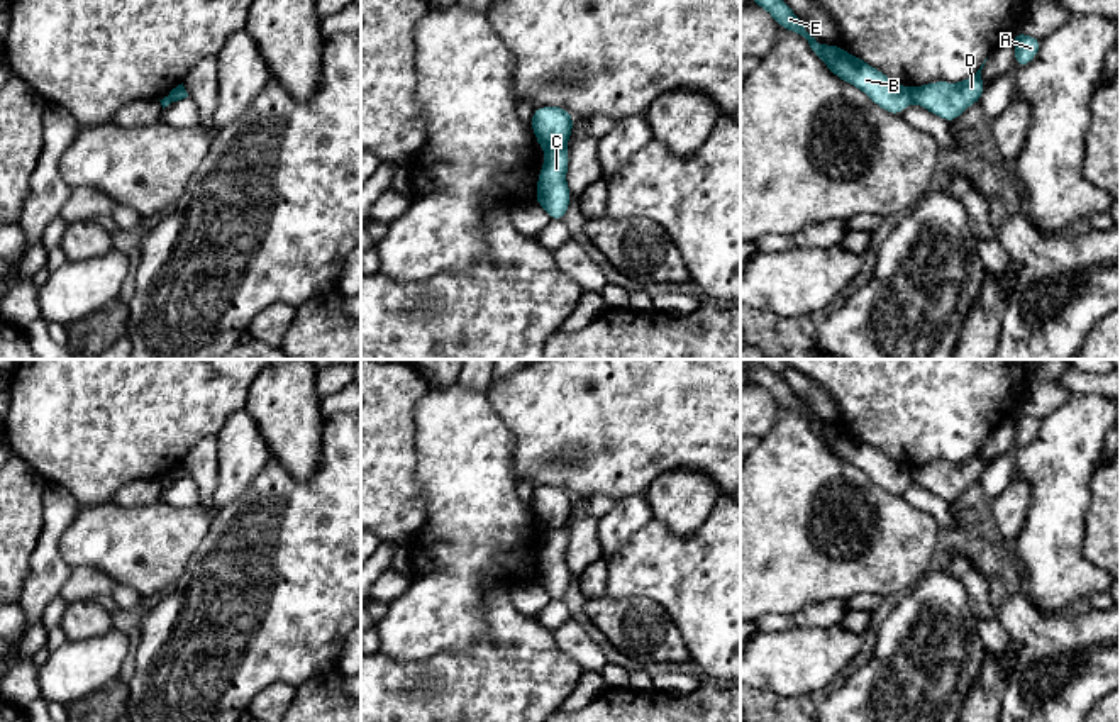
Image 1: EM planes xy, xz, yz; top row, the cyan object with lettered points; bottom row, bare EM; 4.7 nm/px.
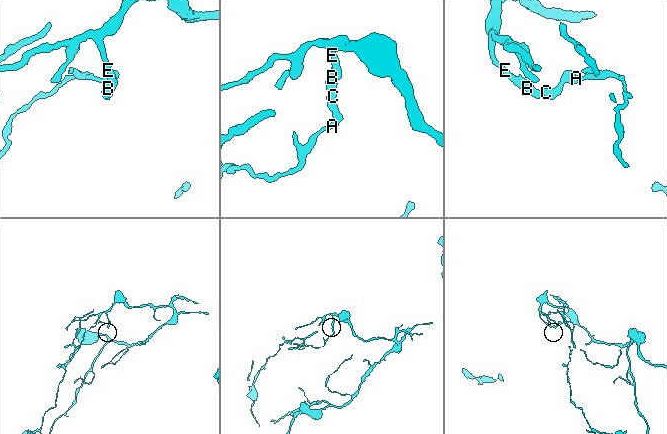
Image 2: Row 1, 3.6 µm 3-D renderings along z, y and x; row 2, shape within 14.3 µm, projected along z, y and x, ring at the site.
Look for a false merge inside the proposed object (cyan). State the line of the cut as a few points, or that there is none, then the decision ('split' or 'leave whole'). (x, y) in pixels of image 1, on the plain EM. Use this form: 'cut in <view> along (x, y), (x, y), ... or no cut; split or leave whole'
cut in xz along (563, 527), (548, 533); split

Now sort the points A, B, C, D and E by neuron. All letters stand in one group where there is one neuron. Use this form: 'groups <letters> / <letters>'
groups A C D / B E

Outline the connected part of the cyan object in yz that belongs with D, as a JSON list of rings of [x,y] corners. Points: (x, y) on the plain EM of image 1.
[[[984,442],[971,458],[961,463],[934,461],[915,466],[912,468],[912,481],[947,502],[954,502],[969,485],[979,481],[986,466],[981,458],[983,446]]]

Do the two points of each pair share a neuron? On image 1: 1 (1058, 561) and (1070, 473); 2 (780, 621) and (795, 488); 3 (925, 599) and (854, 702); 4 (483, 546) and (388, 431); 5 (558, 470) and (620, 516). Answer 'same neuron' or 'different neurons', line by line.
1: same neuron
2: different neurons
3: same neuron
4: different neurons
5: different neurons

